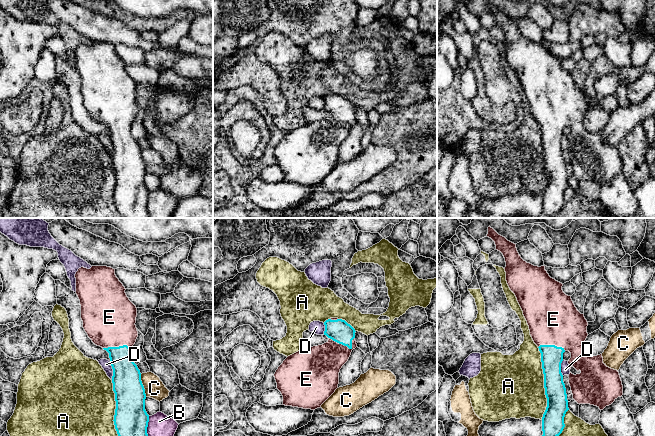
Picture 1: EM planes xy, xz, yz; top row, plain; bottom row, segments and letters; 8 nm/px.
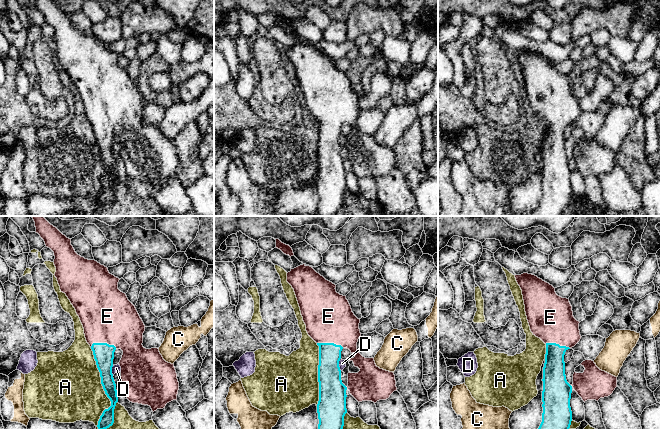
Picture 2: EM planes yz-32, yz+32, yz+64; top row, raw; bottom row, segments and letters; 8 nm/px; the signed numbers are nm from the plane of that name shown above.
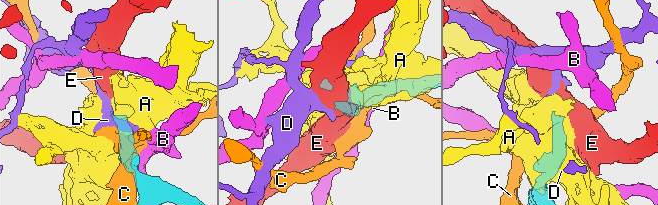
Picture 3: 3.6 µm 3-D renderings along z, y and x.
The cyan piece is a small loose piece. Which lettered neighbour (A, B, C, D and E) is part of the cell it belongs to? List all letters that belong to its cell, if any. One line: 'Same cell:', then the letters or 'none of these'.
Same cell: E

